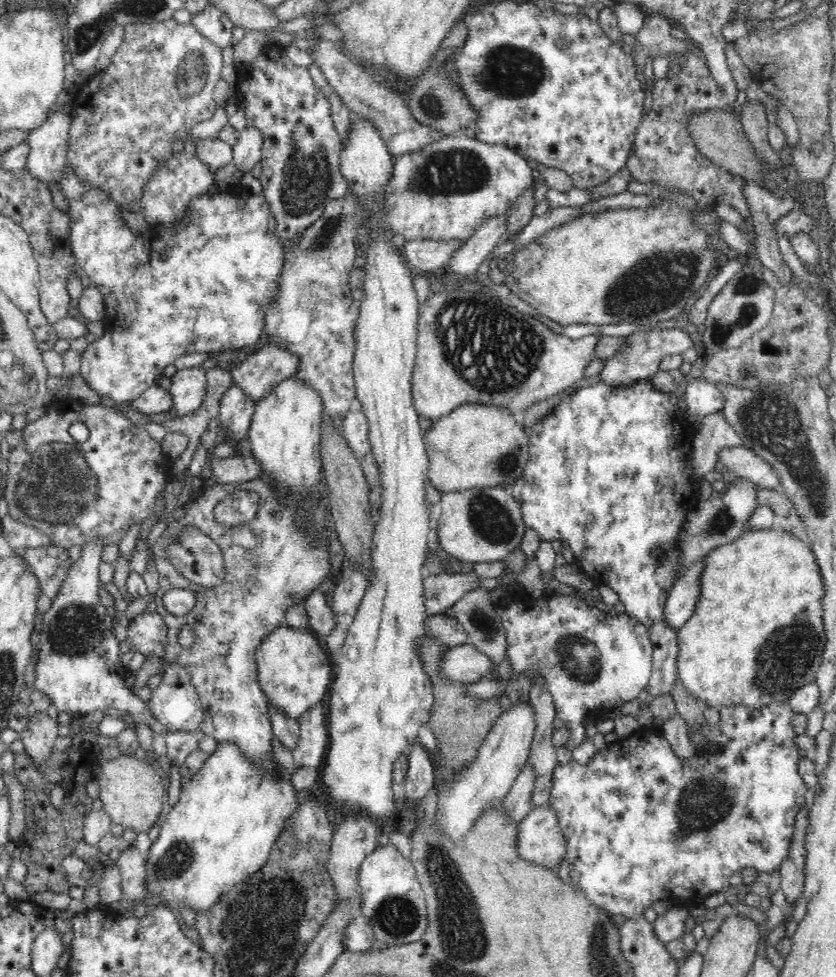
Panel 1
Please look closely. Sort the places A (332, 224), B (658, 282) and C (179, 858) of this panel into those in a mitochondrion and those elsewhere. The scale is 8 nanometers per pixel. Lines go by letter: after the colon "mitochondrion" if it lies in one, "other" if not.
A: mitochondrion
B: mitochondrion
C: mitochondrion

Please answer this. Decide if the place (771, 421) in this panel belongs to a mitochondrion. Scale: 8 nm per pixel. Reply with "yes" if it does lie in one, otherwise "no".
yes

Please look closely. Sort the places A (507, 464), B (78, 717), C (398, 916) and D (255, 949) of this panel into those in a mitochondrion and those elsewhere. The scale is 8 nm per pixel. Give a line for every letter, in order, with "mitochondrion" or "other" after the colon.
A: mitochondrion
B: other
C: mitochondrion
D: mitochondrion

